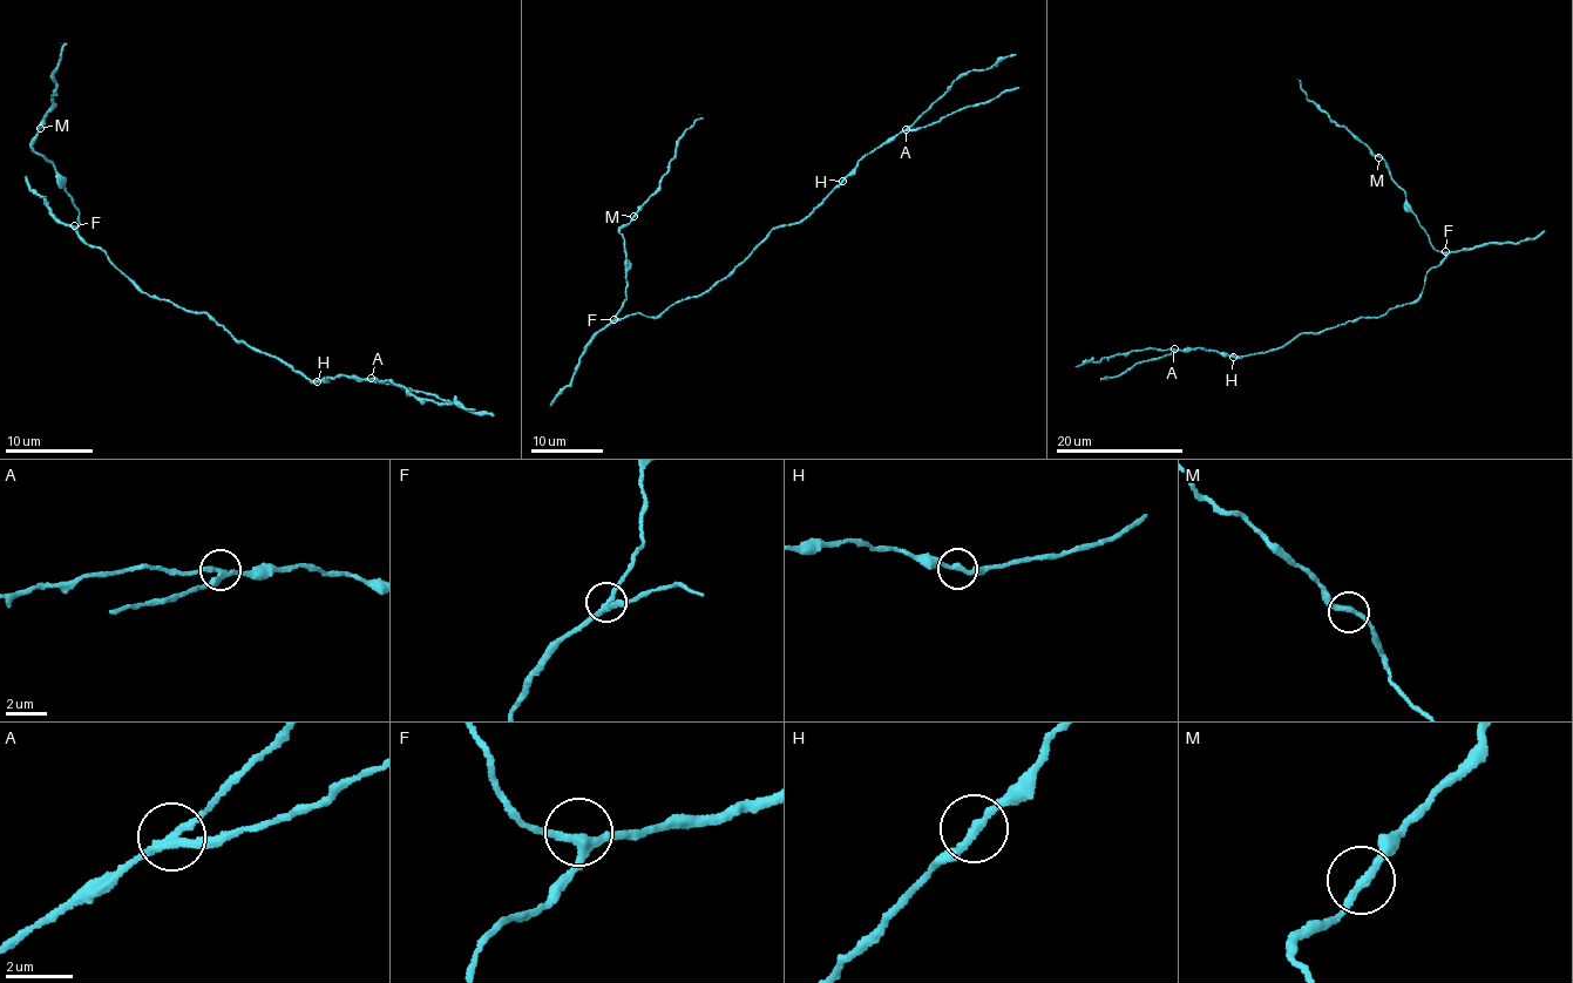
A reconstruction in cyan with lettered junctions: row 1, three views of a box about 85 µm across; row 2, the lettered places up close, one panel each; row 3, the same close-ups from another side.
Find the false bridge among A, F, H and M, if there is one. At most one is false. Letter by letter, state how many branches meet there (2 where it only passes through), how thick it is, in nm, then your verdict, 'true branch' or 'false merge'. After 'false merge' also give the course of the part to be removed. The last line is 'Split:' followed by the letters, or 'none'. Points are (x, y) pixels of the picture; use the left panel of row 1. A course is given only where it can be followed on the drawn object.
A: 3 | 240 nm | false merge | (372, 379), (387, 380), (428, 400), (474, 409)
F: 3 | 280 nm | true branch
H: 2 | 240 nm | true branch
M: 2 | 240 nm | true branch
Split: A

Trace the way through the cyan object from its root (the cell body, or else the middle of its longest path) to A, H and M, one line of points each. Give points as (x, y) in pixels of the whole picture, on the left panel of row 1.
A: (189, 310), (208, 314), (236, 340), (263, 353), (275, 354), (295, 372), (318, 382), (343, 374), (372, 379)
H: (189, 310), (208, 314), (236, 340), (263, 353), (275, 354), (295, 372), (317, 381)
M: (189, 310), (139, 291), (102, 250), (85, 245), (75, 229), (80, 210), (63, 178), (33, 149), (40, 128)

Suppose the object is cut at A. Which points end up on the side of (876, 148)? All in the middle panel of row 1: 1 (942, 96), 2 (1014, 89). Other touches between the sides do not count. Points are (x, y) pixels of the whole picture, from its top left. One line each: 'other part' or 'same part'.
1: other part
2: same part

